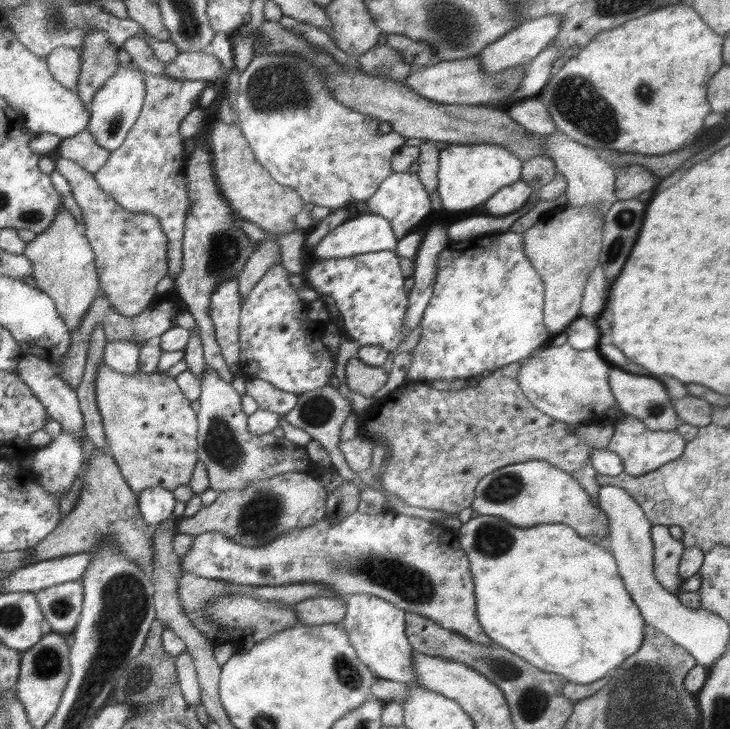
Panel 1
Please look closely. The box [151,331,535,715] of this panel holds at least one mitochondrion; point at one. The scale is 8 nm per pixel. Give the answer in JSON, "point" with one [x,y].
{"point":[389,572]}

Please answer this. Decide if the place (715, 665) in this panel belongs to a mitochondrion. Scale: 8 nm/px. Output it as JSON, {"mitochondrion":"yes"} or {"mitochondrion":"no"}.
{"mitochondrion":"no"}

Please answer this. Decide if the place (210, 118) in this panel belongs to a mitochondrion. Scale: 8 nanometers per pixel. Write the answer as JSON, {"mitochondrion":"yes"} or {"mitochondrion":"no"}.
{"mitochondrion":"no"}

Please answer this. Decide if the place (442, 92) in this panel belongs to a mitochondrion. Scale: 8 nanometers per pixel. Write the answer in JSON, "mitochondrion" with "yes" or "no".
{"mitochondrion":"no"}

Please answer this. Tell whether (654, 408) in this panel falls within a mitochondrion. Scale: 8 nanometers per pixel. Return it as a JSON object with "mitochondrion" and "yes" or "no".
{"mitochondrion":"yes"}

